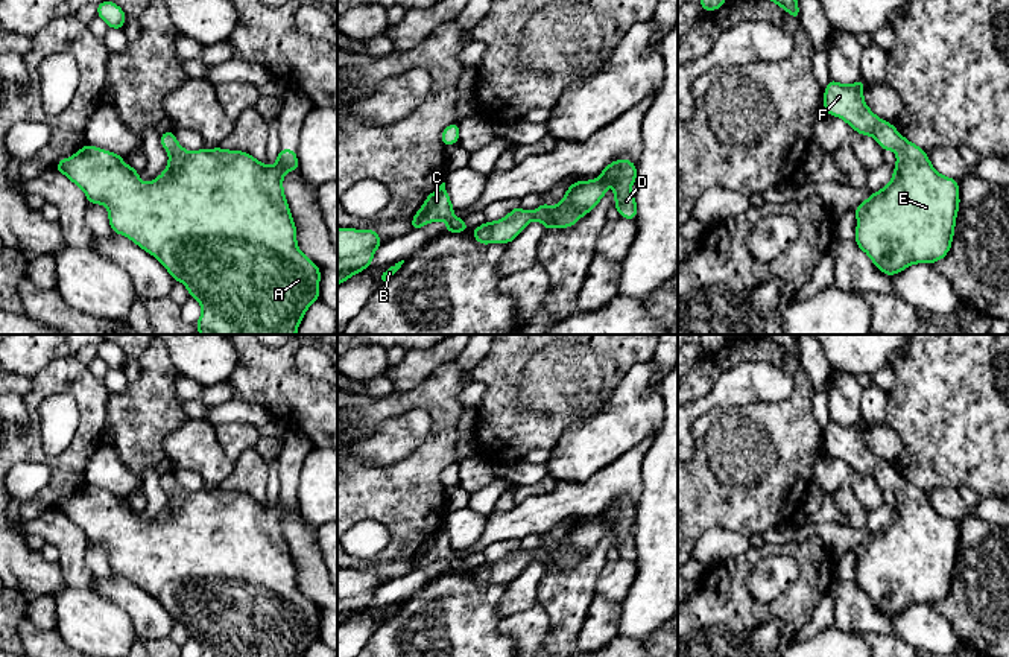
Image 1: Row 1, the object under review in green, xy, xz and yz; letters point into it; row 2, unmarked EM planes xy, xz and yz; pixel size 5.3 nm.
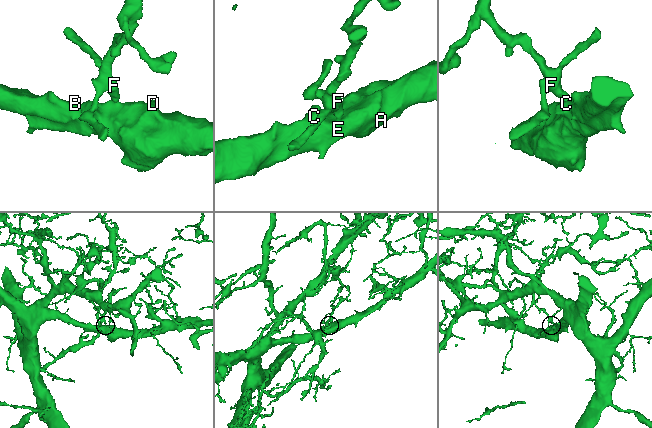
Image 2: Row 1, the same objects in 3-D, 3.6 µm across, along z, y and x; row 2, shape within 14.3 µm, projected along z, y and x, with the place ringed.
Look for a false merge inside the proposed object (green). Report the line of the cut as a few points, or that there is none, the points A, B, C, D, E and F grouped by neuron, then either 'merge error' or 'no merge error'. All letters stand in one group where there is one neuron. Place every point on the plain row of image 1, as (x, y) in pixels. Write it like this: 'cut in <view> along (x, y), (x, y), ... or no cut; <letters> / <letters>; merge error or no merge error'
no cut; A B C D E F; no merge error

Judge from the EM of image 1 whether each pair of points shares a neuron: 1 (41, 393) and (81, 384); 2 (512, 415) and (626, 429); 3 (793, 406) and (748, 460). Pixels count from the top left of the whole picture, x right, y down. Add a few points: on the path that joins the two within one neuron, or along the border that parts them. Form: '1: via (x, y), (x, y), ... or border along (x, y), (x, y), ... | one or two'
1: via (50, 385), (72, 385) | one
2: border along (604, 403), (597, 411), (570, 423), (550, 450) | two
3: via (787, 420), (762, 446) | one

